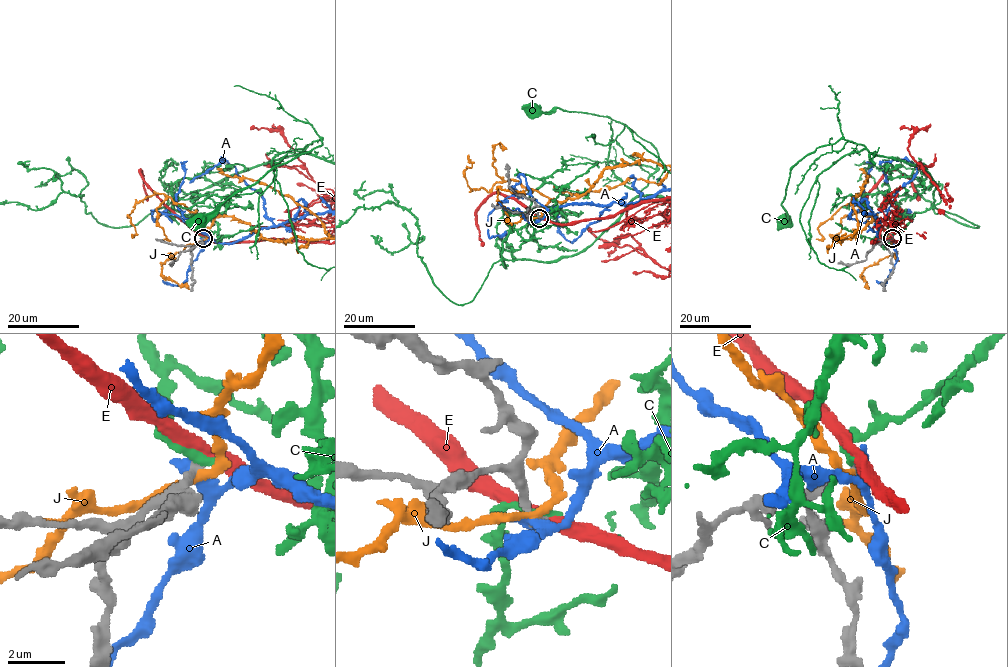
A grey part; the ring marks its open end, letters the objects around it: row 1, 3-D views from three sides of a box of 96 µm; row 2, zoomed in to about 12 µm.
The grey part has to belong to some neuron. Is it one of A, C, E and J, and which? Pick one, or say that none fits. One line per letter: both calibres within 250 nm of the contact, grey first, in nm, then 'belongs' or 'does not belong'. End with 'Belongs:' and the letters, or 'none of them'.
A: 340 nm thick on the grey side, 420 nm on the other; does not belong
C: 340 nm thick on the grey side, 340 nm on the other; does not belong
E: 320 nm thick on the grey side, 400 nm on the other; does not belong
J: 360 nm thick on the grey side, 280 nm on the other; does not belong
Belongs: none of them

